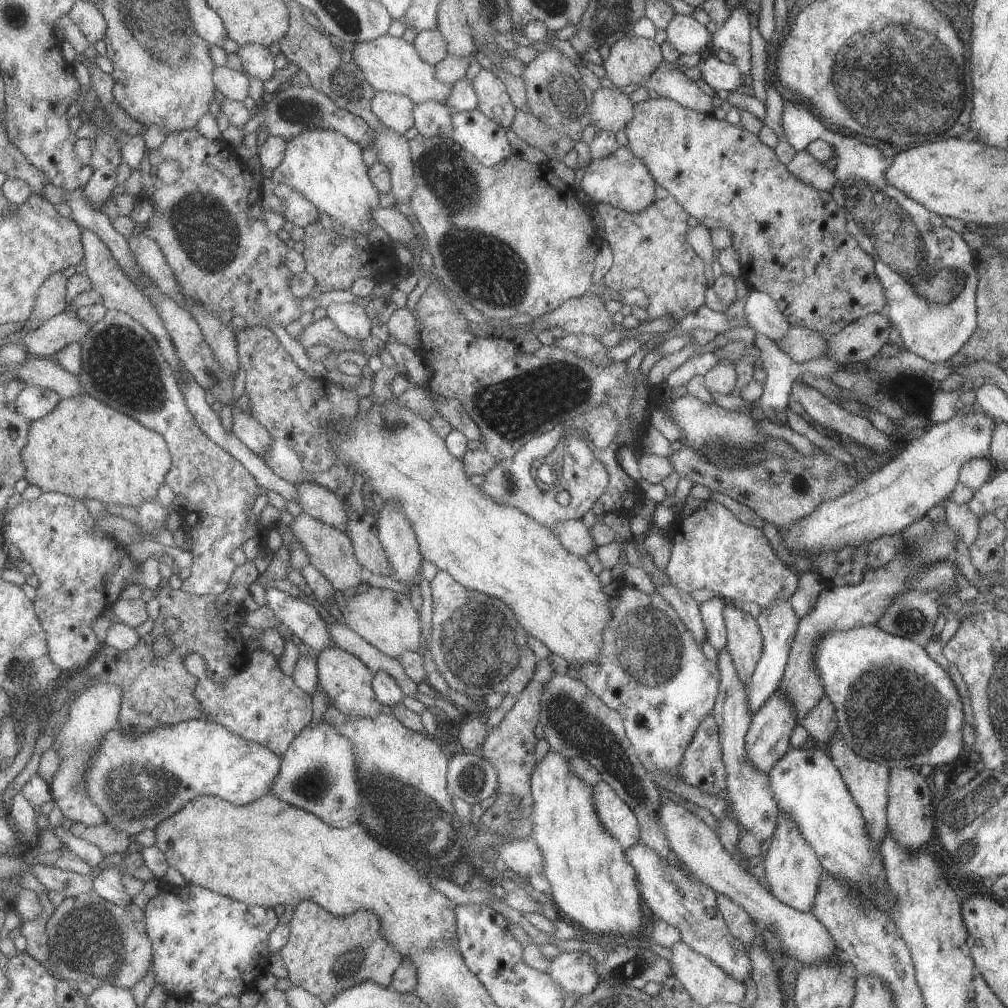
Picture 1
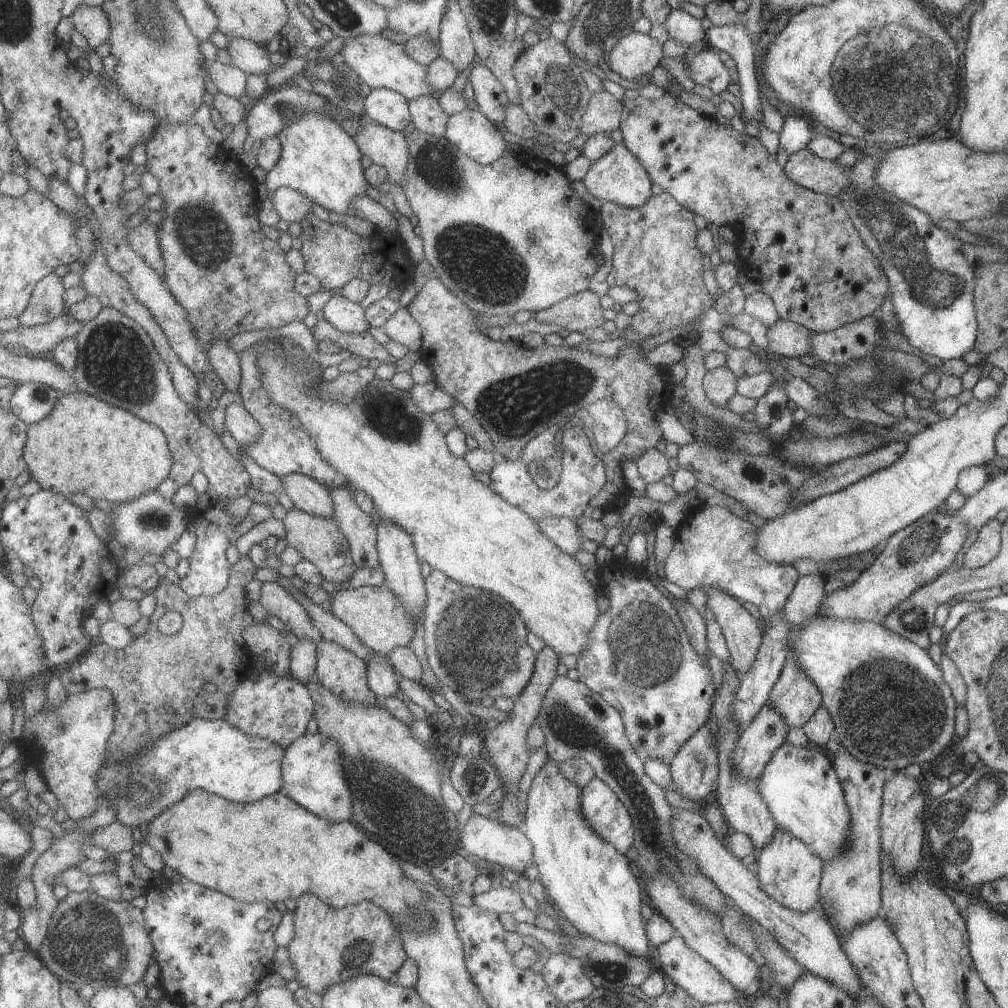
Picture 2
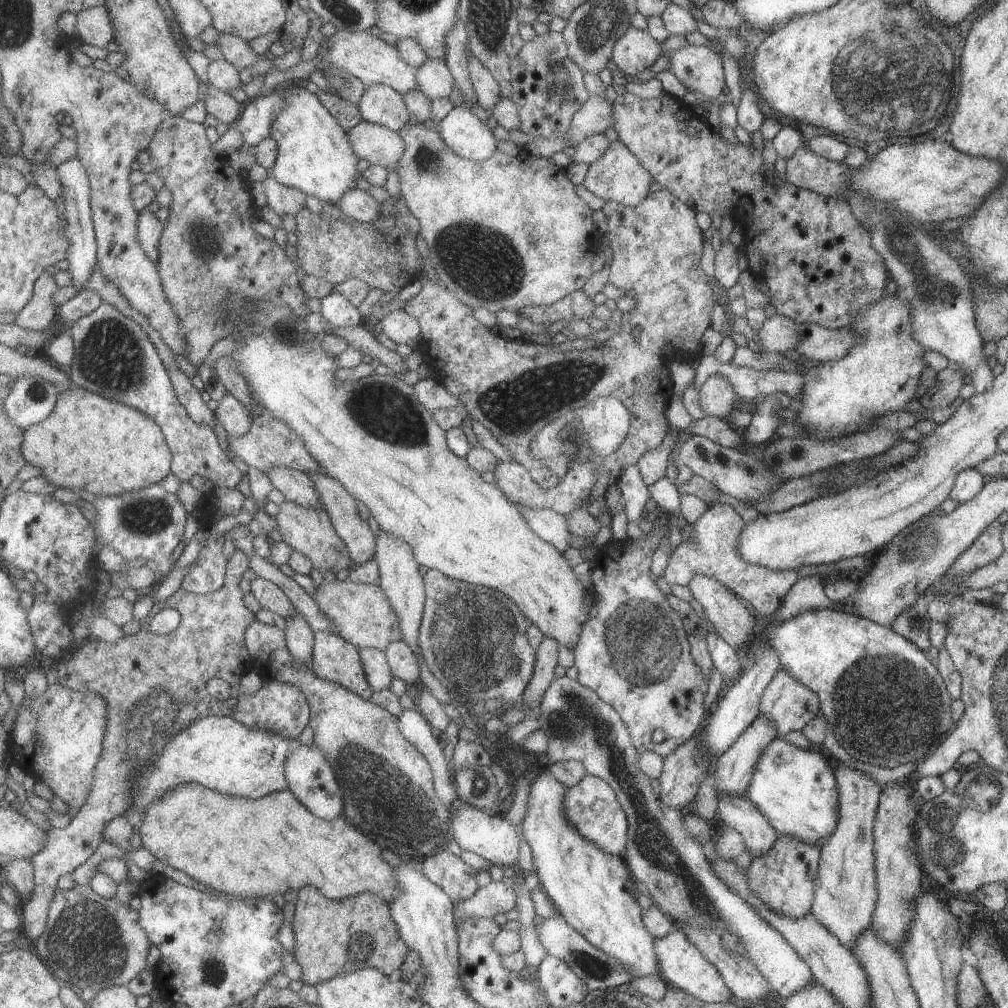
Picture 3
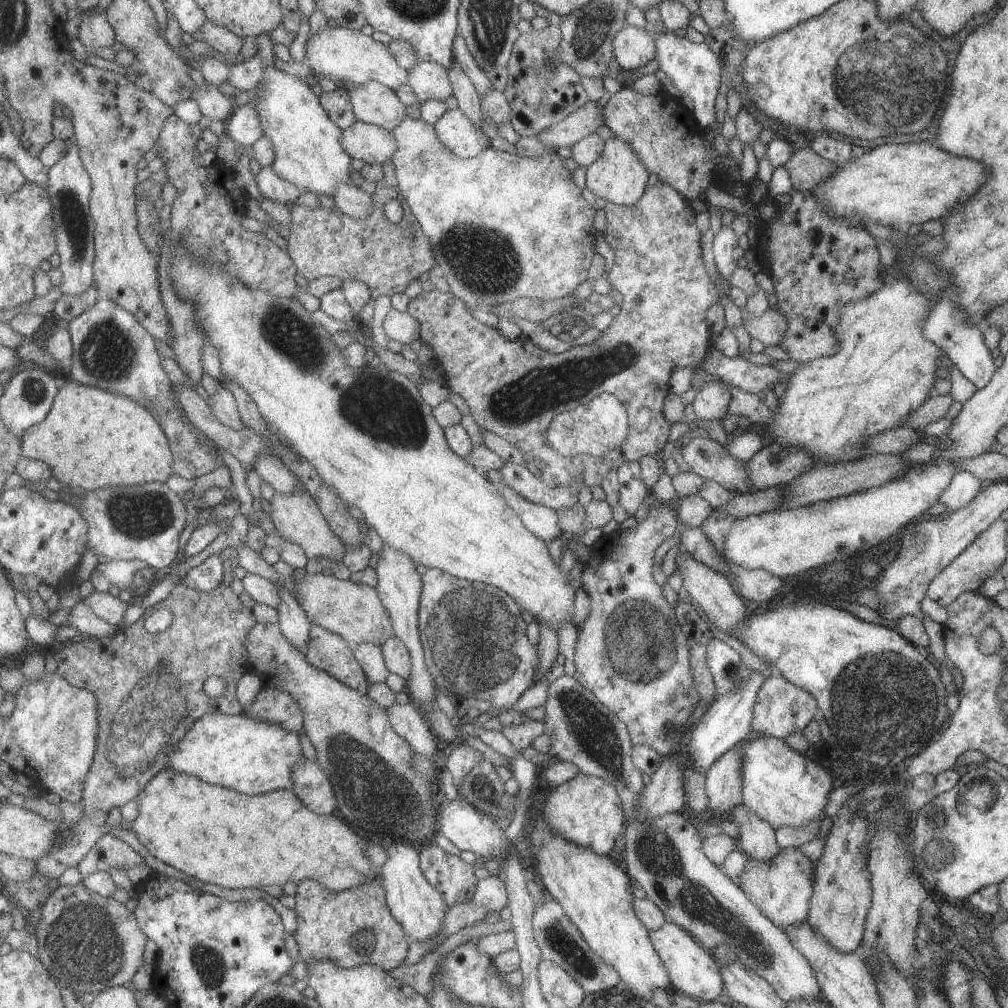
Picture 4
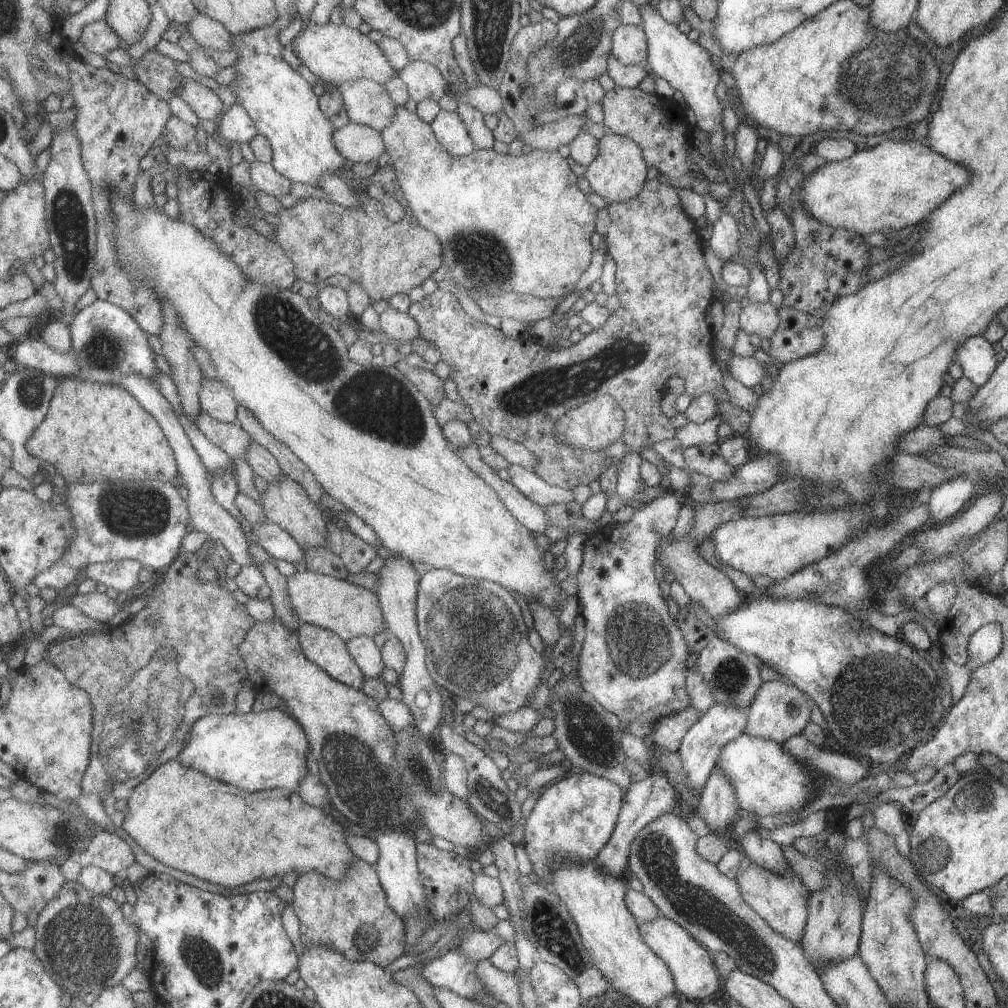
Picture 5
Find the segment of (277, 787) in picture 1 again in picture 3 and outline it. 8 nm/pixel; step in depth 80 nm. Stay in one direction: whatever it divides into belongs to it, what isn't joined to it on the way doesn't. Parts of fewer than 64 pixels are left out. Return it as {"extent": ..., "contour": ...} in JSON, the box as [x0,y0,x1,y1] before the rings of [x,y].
{"extent":[285,742,345,821],"contour":[[[315,742],[311,746],[299,744],[288,753],[285,775],[288,783],[286,789],[290,790],[312,814],[331,821],[345,812],[344,799],[336,773],[327,759],[327,754],[321,751]]]}

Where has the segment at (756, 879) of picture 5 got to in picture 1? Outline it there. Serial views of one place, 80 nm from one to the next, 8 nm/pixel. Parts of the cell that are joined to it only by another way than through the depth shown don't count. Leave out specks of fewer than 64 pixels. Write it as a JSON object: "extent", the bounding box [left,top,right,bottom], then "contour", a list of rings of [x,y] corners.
{"extent":[763,811,825,913],"contour":[[[782,811],[778,815],[778,824],[770,840],[768,851],[763,854],[763,864],[766,867],[766,880],[768,890],[791,909],[803,913],[810,913],[814,899],[818,894],[820,877],[825,871],[820,862],[820,857],[813,850],[812,845],[804,838],[796,821]]]}

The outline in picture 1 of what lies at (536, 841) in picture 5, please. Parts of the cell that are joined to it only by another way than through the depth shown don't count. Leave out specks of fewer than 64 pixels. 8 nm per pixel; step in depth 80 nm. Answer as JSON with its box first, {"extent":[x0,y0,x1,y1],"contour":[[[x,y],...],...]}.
{"extent":[593,780,640,850],"contour":[[[603,780],[593,786],[593,801],[605,831],[623,846],[624,850],[640,840],[638,817],[614,789]]]}

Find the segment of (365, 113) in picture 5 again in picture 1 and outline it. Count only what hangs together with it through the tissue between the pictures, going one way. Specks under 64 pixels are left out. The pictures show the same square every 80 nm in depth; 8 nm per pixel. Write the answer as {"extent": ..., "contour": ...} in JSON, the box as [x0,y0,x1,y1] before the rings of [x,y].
{"extent":[371,91,415,135],"contour":[[[376,91],[371,109],[390,130],[403,135],[415,126],[412,116],[414,105],[406,95]]]}

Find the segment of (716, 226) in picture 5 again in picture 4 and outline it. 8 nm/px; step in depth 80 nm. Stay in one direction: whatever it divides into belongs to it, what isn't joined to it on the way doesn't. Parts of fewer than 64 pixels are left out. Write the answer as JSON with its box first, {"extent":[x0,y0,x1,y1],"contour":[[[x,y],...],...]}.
{"extent":[712,225,745,281],"contour":[[[722,225],[718,234],[714,236],[712,242],[713,253],[717,272],[722,274],[722,278],[730,281],[732,272],[736,270],[738,260],[744,256],[745,244],[740,240],[731,227]]]}

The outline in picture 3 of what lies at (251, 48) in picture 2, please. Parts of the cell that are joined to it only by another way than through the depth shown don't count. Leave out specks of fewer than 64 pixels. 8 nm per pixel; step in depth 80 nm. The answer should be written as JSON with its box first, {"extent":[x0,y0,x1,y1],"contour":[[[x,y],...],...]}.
{"extent":[217,34,261,71],"contour":[[[220,34],[217,47],[222,51],[223,58],[239,71],[249,66],[251,69],[257,68],[257,62],[261,59],[261,55],[250,47],[250,43],[246,39],[236,35]]]}

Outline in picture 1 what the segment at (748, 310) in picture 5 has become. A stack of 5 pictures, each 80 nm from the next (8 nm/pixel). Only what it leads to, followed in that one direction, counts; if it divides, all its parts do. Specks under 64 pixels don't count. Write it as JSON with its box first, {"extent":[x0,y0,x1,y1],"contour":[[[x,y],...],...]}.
{"extent":[776,327,827,363],"contour":[[[794,327],[780,343],[776,343],[788,356],[797,363],[824,359],[827,356],[827,338],[822,333],[806,327]]]}

